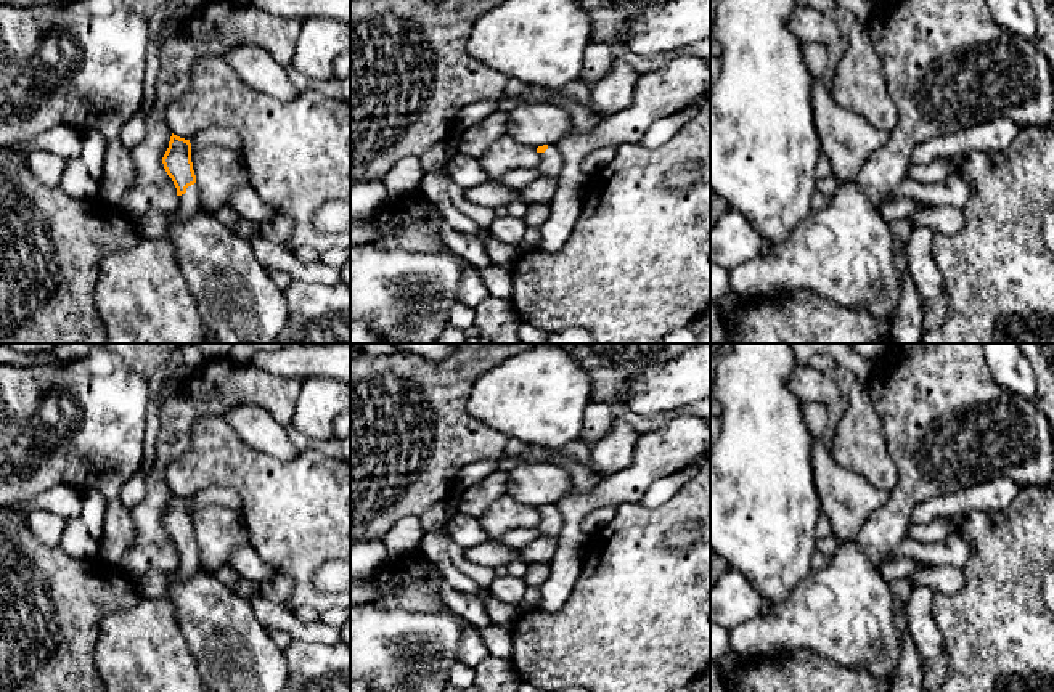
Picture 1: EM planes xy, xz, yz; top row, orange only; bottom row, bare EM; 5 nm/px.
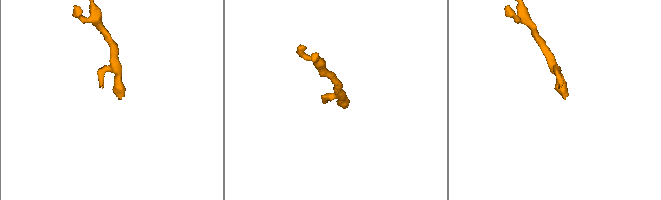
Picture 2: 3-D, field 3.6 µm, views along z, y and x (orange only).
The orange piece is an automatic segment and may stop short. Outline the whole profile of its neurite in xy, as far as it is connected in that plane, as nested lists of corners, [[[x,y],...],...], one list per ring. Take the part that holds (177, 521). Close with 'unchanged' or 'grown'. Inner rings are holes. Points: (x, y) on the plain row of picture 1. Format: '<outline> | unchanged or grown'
[[[172,493],[162,523],[177,547],[177,568],[174,572],[151,570],[141,575],[135,581],[141,597],[164,597],[174,575],[191,576],[202,567],[191,522],[190,499]]] | grown

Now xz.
[[[543,504],[537,507],[538,523],[537,531],[538,536],[556,536],[562,528],[562,517],[556,504]]] | grown

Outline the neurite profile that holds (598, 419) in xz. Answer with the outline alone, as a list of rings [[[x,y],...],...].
[[[590,401],[585,409],[582,440],[591,448],[612,427],[615,409],[606,403]]]

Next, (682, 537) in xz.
[[[686,522],[673,527],[667,533],[664,544],[672,551],[684,551],[691,544],[694,544],[697,539],[699,539],[699,523]]]

